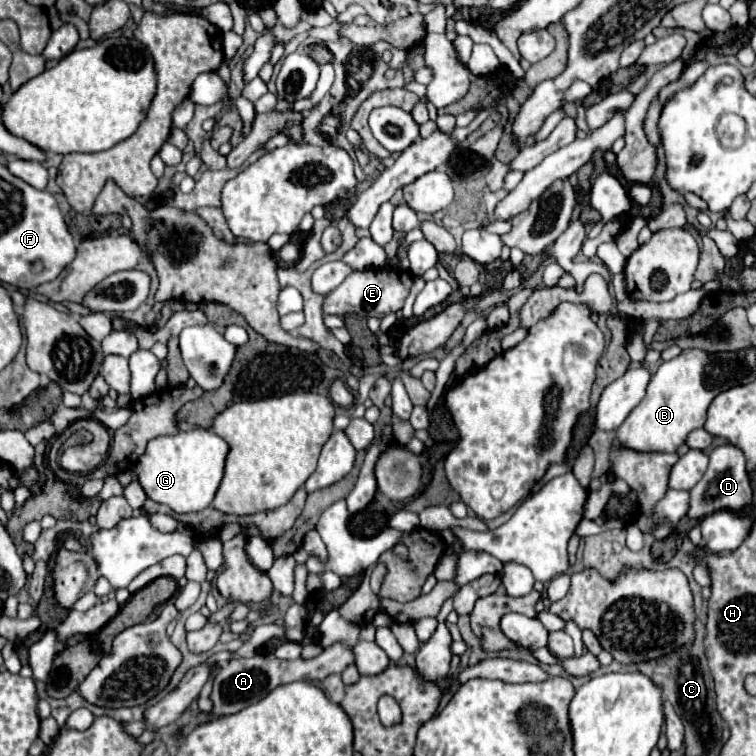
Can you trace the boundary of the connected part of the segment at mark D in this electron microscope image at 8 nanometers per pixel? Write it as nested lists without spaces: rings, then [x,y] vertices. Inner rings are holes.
[[[731,443],[719,445],[713,449],[709,455],[709,469],[705,471],[703,479],[691,489],[691,505],[689,505],[689,517],[691,519],[701,519],[713,511],[719,509],[731,509],[731,511],[741,511],[751,505],[751,485],[749,485],[749,473],[745,467],[747,459],[743,451]]]

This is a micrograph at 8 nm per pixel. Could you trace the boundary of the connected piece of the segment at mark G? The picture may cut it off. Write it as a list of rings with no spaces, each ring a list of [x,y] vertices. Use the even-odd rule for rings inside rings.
[[[211,429],[181,431],[149,441],[145,453],[137,461],[139,483],[147,497],[171,507],[175,513],[193,513],[211,505],[215,491],[223,479],[229,445]]]

